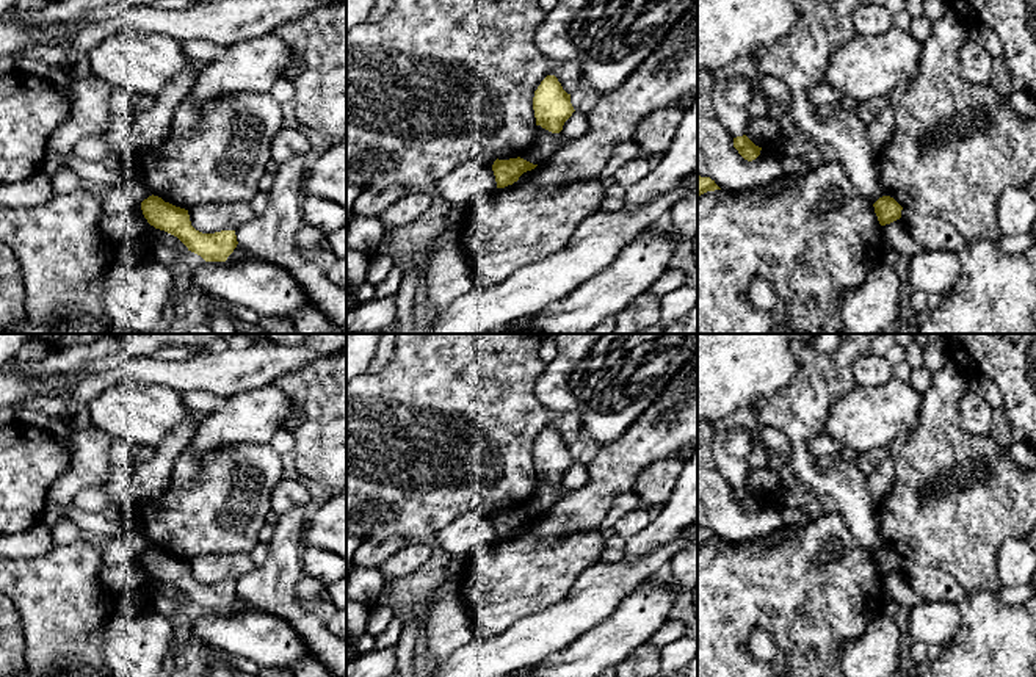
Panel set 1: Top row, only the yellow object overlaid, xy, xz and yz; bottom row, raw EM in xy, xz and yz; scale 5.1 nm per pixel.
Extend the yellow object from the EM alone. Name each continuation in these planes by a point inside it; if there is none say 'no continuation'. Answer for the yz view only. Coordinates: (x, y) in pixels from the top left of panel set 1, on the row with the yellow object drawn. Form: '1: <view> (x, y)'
no continuation

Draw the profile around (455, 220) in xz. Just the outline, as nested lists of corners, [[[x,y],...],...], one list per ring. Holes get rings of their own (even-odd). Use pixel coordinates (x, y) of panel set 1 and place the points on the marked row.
[[[494,191],[478,196],[469,204],[451,205],[445,223],[447,229],[453,230],[456,235],[461,235],[461,230],[465,224],[467,213],[473,208],[487,210],[497,201]]]

